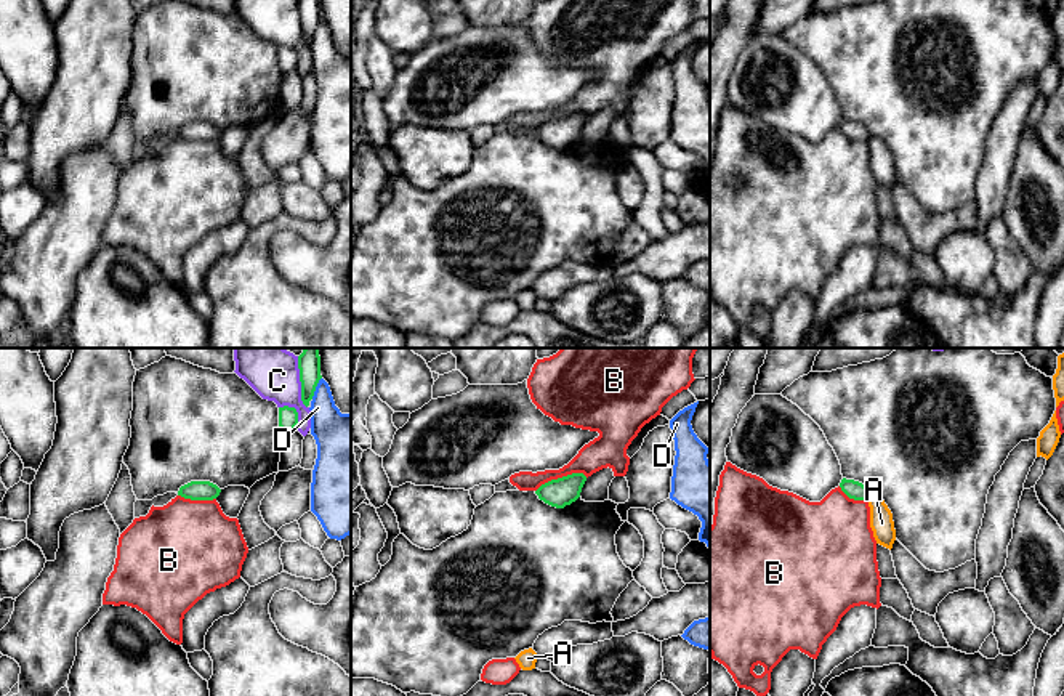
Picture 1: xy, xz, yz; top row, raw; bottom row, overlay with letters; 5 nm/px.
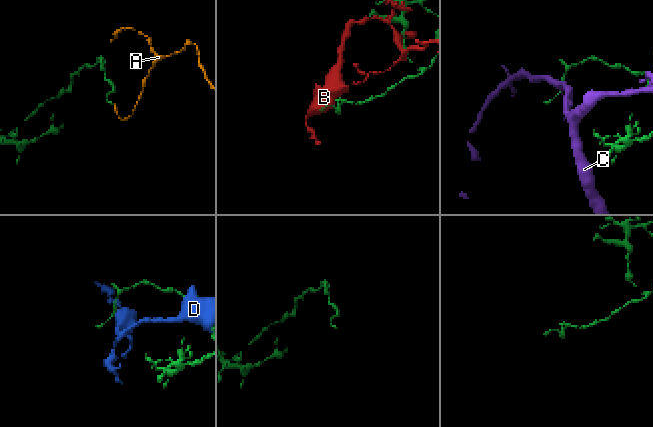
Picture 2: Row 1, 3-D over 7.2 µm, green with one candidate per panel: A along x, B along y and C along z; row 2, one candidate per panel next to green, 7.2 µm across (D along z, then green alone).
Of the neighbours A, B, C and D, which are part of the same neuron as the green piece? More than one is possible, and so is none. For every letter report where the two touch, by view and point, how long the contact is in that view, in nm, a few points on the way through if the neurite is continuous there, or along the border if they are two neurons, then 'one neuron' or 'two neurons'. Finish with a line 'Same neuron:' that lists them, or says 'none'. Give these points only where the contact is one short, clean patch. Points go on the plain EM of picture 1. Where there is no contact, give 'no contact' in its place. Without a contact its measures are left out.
A: contact yz (869, 137); length 30 nm; border yz (870, 137), (867, 140); two neurons
B: contact xz (563, 117); length 280 nm; two neurons
C: contact xy (302, 24); length 260 nm; two neurons
D: contact xy (314, 29); length 120 nm; two neurons
Same neuron: none

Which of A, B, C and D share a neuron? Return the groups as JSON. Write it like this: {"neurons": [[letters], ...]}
{"neurons": [["A"], ["B"], ["C"], ["D"]]}

